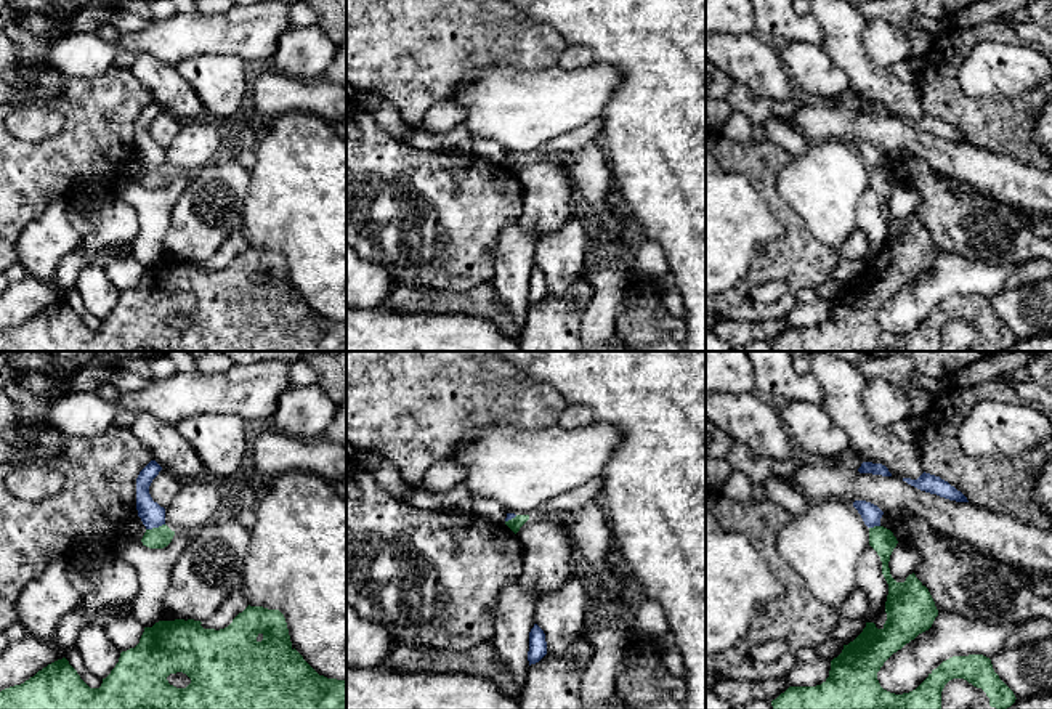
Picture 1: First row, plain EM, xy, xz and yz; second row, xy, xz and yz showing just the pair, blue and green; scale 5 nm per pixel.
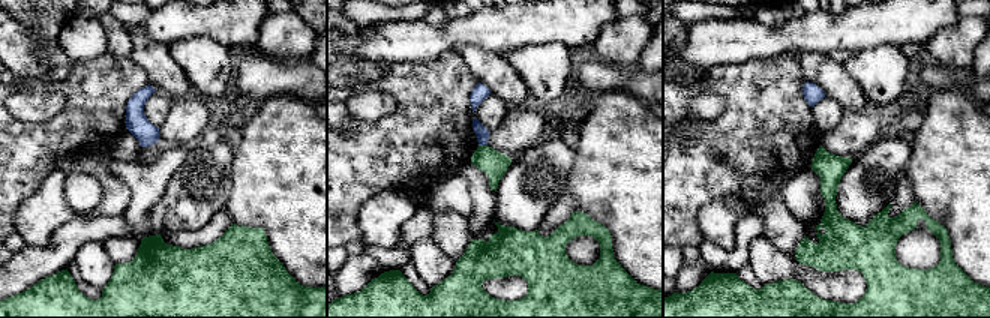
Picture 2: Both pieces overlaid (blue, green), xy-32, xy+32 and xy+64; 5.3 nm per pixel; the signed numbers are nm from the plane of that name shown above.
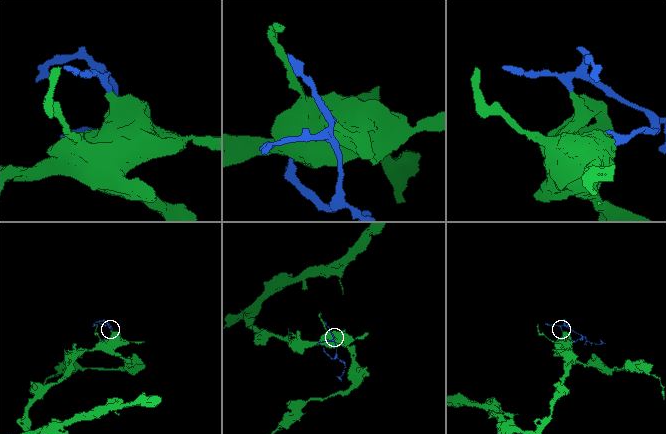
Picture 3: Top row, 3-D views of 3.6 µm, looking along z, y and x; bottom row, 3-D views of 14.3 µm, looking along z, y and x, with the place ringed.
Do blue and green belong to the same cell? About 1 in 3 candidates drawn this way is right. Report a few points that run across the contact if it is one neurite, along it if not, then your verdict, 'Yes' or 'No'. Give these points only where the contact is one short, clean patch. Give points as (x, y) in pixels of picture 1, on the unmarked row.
Line: xy (164, 164), (146, 170). No

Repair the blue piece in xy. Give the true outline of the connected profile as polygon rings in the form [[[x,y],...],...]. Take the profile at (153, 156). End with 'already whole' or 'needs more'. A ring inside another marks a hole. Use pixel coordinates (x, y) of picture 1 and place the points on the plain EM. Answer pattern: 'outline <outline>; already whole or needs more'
outline [[[151,101],[136,119],[136,151],[146,170],[165,165],[165,149],[152,141],[149,127],[162,107]]]; already whole

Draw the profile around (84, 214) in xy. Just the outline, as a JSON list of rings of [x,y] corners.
[[[74,197],[67,204],[67,218],[72,228],[87,237],[101,226],[101,204],[91,197]]]

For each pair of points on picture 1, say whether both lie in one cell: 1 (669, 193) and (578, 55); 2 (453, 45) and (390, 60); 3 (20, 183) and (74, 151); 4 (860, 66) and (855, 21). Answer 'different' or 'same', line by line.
1: different
2: same
3: same
4: same

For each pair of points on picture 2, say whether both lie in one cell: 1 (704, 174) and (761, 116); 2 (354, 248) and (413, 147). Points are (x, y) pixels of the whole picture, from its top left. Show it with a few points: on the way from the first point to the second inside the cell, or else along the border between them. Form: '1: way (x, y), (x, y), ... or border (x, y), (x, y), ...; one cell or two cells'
1: way (710, 158), (719, 150), (726, 150), (744, 132); one cell
2: border (362, 240), (350, 240), (344, 245); two cells

